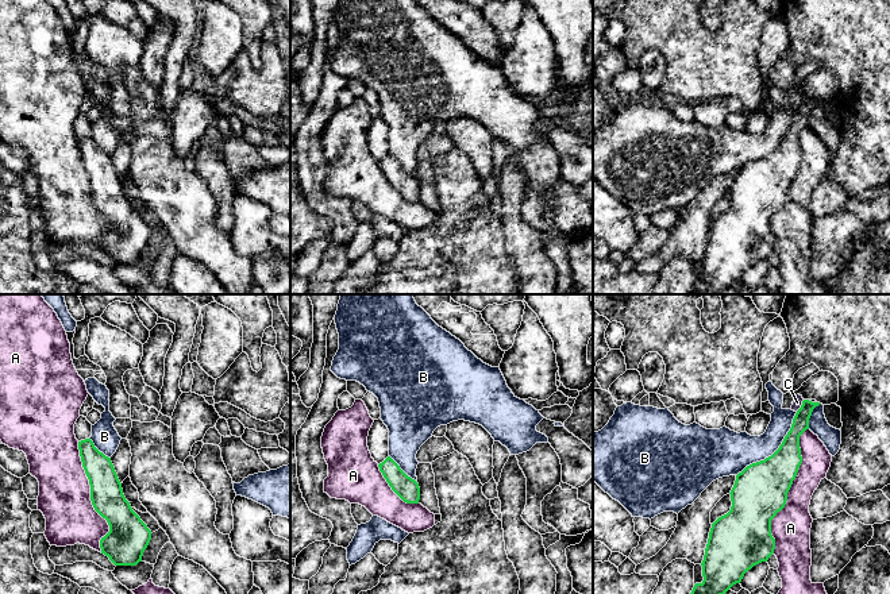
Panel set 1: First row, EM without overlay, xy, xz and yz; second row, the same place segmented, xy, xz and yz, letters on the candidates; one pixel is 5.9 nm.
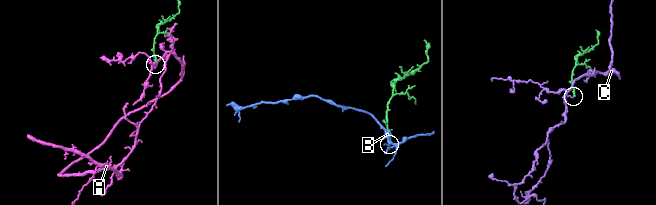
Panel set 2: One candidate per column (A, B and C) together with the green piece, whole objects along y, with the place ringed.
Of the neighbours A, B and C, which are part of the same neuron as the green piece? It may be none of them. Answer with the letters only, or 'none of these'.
none of these

